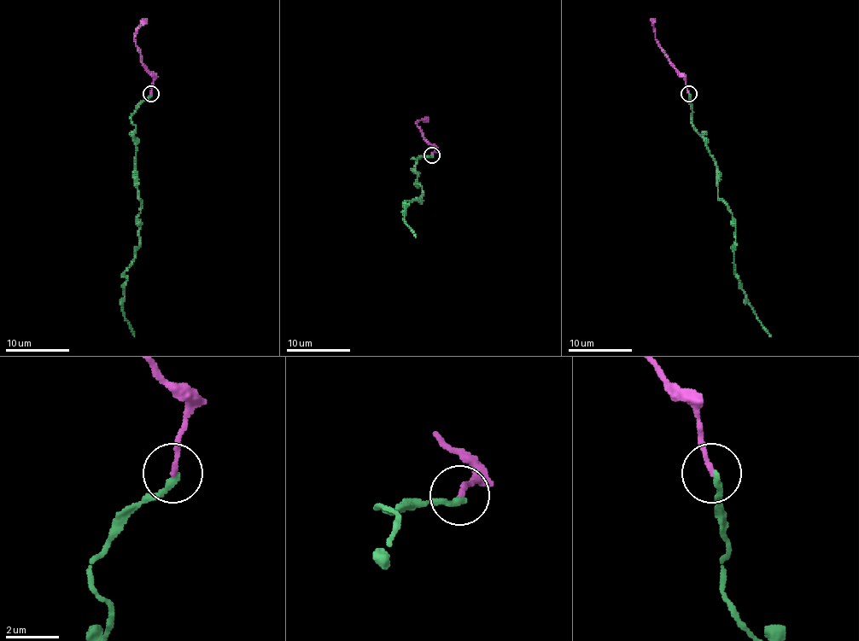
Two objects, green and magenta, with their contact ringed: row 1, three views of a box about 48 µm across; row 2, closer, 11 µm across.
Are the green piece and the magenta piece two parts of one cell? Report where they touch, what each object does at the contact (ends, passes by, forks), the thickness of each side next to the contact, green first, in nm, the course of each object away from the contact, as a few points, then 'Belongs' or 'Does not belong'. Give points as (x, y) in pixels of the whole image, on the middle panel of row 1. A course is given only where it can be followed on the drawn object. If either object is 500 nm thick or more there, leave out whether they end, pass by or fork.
Place: (432, 155). At the ring green ends. At the ring magenta ends. Thickness 240 nm (green) against 180 nm. Course of green: (431, 155), (412, 159), (417, 160), (417, 183), (422, 194), (420, 202), (406, 202), (404, 221), (415, 237). Course of magenta: (431, 155), (435, 149), (423, 137), (415, 122), (428, 122). Belongs

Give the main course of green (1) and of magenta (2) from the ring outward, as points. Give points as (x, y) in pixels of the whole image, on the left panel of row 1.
1: (150, 94), (131, 117), (136, 130), (140, 206), (137, 214), (139, 248), (125, 276), (123, 314), (134, 336)
2: (150, 94), (153, 75), (142, 62), (134, 38), (136, 30), (147, 19)

